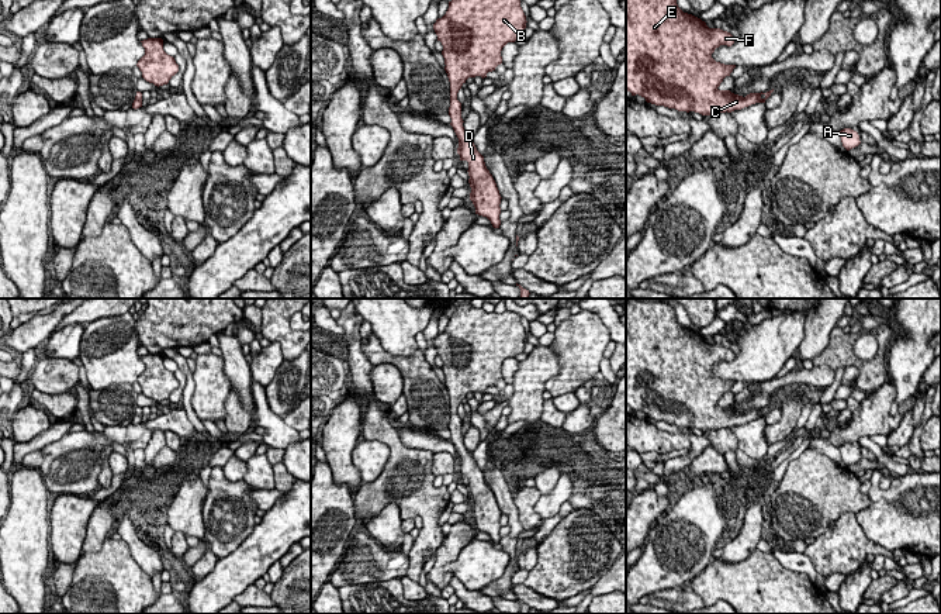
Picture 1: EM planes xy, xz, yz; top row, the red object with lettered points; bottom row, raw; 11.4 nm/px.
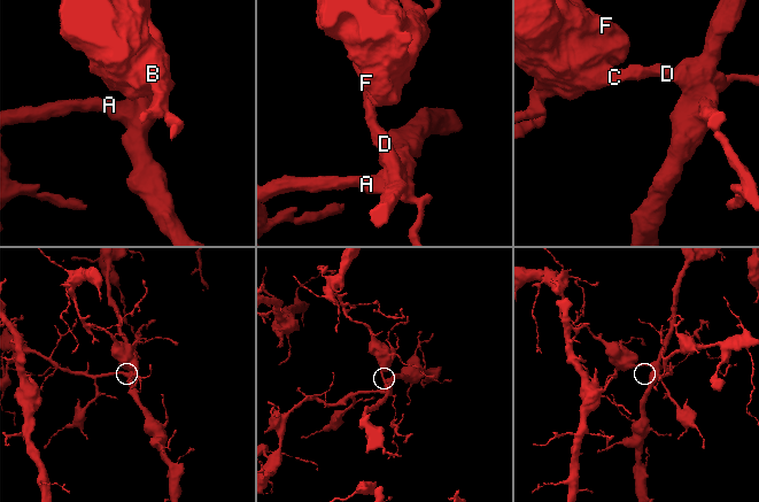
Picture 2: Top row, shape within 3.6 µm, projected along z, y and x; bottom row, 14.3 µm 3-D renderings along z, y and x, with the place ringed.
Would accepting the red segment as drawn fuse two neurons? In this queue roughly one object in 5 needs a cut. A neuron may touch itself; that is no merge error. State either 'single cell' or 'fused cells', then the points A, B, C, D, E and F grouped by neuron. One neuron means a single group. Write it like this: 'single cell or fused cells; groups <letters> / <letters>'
single cell; groups A B C D E F

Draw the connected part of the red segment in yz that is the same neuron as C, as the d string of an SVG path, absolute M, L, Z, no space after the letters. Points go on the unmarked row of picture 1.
M634 299L626 301L626 406L632 411L639 410L647 418L702 431L731 428L765 418L774 404L745 413L717 404L736 380L716 377L712 369L720 361L733 359L734 352L730 348L709 344L700 334L684 328L671 306Z

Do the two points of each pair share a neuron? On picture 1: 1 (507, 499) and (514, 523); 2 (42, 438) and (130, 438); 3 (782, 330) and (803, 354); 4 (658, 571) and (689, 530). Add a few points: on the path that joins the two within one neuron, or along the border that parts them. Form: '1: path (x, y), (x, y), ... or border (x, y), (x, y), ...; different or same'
1: path (507, 504), (514, 517); same
2: border (66, 433), (41, 449); different
3: border (806, 316), (803, 337), (796, 351); different
4: path (668, 561), (682, 540); same

